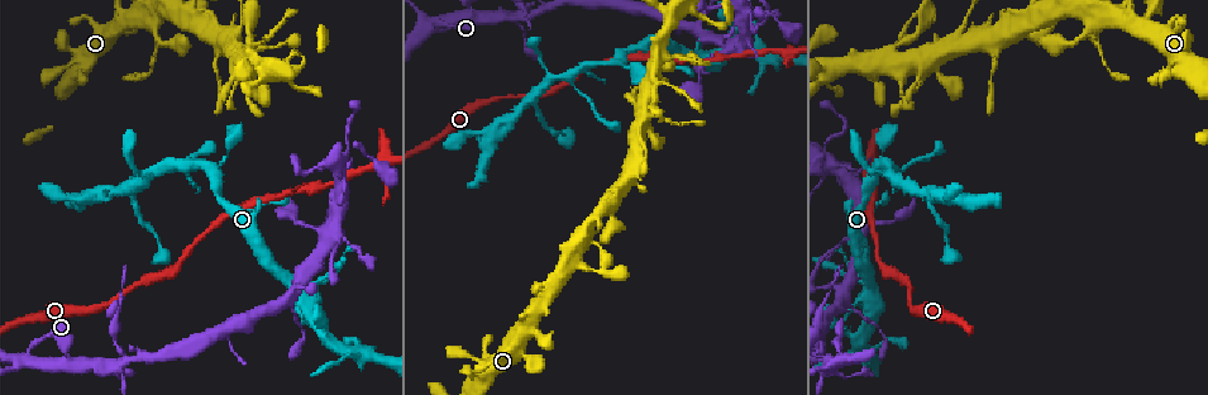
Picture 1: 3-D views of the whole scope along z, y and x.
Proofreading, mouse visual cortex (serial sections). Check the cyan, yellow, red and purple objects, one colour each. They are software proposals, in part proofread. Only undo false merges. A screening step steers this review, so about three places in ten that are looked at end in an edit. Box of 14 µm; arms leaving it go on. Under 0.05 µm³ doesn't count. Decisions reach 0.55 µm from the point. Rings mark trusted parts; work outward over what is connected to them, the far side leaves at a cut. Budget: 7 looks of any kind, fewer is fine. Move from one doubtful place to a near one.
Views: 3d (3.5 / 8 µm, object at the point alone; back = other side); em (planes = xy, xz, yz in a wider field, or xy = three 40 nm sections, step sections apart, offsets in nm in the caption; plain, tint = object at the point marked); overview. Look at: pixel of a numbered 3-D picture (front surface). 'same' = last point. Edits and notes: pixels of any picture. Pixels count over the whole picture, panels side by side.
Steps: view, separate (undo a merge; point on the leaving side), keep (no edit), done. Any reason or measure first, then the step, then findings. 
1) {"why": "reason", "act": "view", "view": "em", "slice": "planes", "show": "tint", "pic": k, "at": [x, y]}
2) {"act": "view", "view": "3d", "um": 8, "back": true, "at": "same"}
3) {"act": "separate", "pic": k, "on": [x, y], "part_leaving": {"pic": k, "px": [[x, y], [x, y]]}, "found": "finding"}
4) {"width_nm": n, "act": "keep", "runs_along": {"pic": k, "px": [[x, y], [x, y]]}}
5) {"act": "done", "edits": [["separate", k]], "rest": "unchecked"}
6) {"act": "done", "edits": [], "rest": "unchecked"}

{"why": "abrupt turn", "act": "view", "view": "3d", "um": 3.5, "pic": 1, "at": [872, 161]}

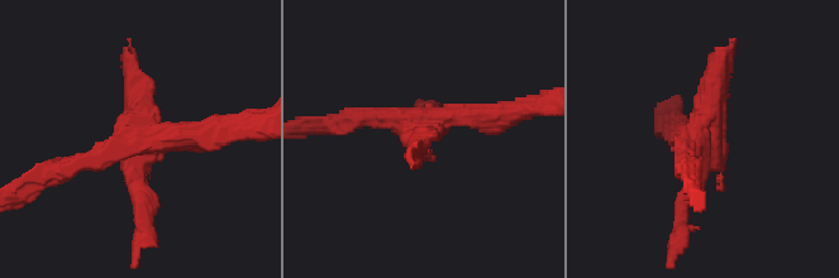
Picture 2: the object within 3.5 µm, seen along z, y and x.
{"why": "shape alone is not enough", "act": "view", "view": "em", "slice": "xy", "step": 5, "show": "plain", "pic": 2, "at": [125, 148]}

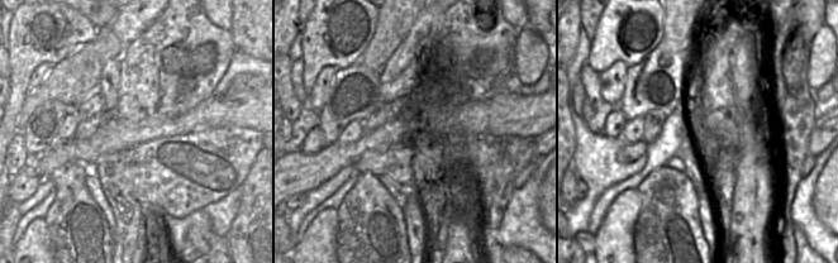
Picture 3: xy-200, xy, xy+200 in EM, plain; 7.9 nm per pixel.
{"act": "view", "view": "em", "slice": "xy", "step": 5, "show": "tint", "at": "same"}

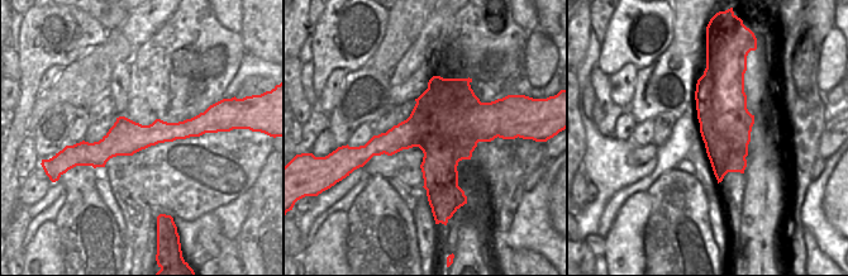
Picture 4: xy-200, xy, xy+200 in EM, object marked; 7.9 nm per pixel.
{"act": "separate", "pic": 2, "on": [138, 202], "part_leaving": {"pic": 2, "px": [[134, 158], [146, 231], [134, 263]]}, "found": "two cells meet here"}

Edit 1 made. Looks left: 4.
{"why": "a fork", "act": "view", "view": "3d", "um": 3.5, "pic": 1, "at": [532, 101]}

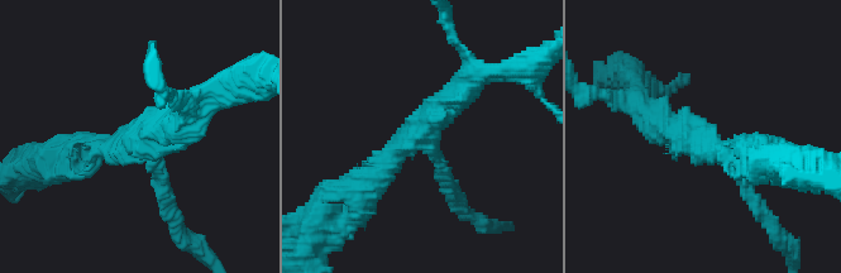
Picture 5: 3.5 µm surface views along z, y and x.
{"arms": 3, "arm_widths_nm": [150, 250, 350], "why": "need the tissue", "act": "view", "view": "em", "slice": "planes", "show": "tint", "pic": 5, "at": [415, 133]}

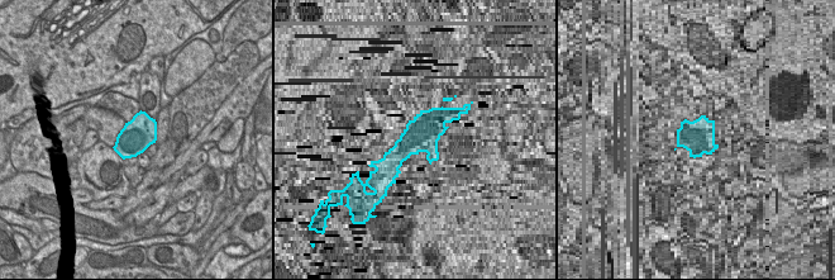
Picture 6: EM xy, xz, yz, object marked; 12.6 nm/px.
{"act": "keep", "runs_along": {"pic": 5, "px": [[472, 77], [395, 152], [372, 197]]}, "found": "continuous, no second cell"}

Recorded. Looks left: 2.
{"act": "done", "edits": [["separate", 2]], "rest": "unchecked"}

